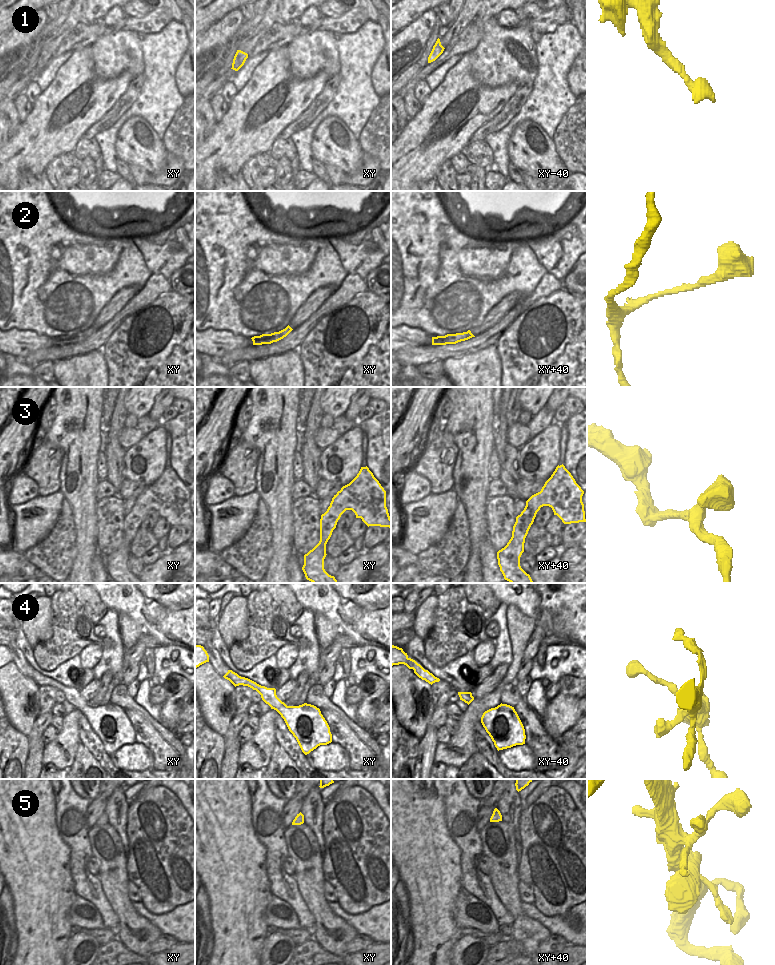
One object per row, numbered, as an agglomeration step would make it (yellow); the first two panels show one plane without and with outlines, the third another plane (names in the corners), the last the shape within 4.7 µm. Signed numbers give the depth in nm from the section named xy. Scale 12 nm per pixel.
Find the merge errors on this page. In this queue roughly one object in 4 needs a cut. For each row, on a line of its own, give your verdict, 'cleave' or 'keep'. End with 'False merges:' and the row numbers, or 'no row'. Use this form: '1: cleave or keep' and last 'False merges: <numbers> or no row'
1: keep
2: keep
3: keep
4: keep
5: keep
False merges: no row

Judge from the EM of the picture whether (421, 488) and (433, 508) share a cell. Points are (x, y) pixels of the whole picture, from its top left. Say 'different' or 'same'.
different

